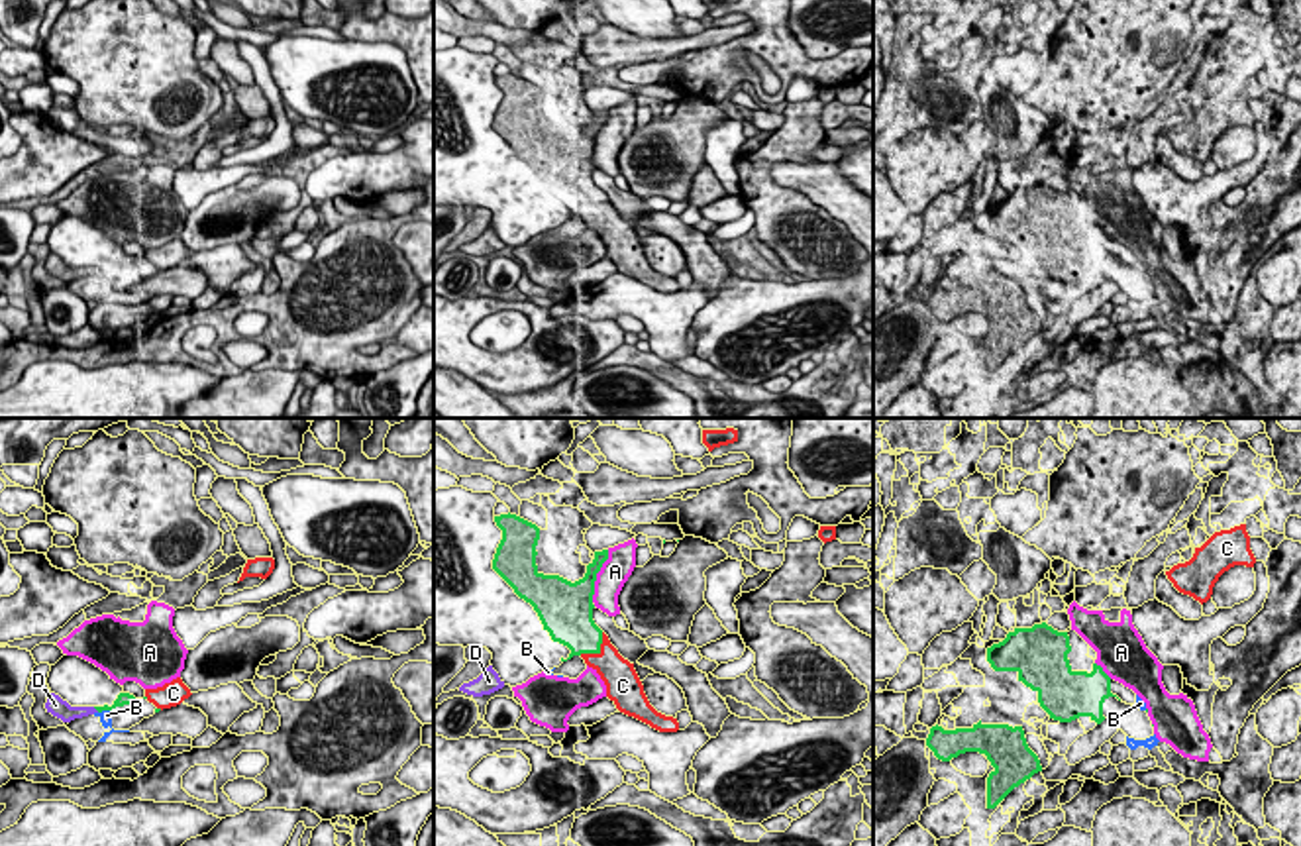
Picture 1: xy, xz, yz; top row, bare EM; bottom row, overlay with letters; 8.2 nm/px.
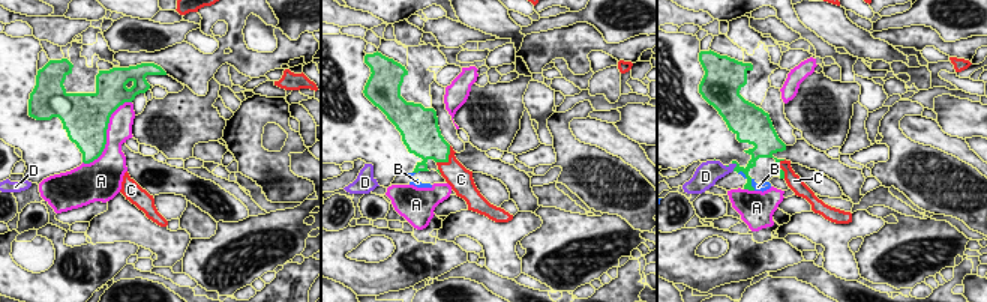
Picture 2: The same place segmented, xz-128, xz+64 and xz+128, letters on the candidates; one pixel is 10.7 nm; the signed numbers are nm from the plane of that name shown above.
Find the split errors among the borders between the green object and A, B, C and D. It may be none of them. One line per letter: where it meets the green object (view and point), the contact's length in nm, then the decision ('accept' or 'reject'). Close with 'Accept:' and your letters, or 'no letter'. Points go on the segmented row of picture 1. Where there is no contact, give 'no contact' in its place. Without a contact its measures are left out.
A: xz (595, 576) | 460 nm | reject
B: xy (104, 709) | 120 nm | reject
C: xz (597, 652) | 280 nm | accept
D: xy (97, 709) | 70 nm | reject
Accept: C

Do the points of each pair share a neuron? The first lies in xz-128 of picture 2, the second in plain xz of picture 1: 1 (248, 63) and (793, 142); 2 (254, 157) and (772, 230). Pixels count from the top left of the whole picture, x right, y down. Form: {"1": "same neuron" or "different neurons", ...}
{"1": "different neurons", "2": "same neuron"}

